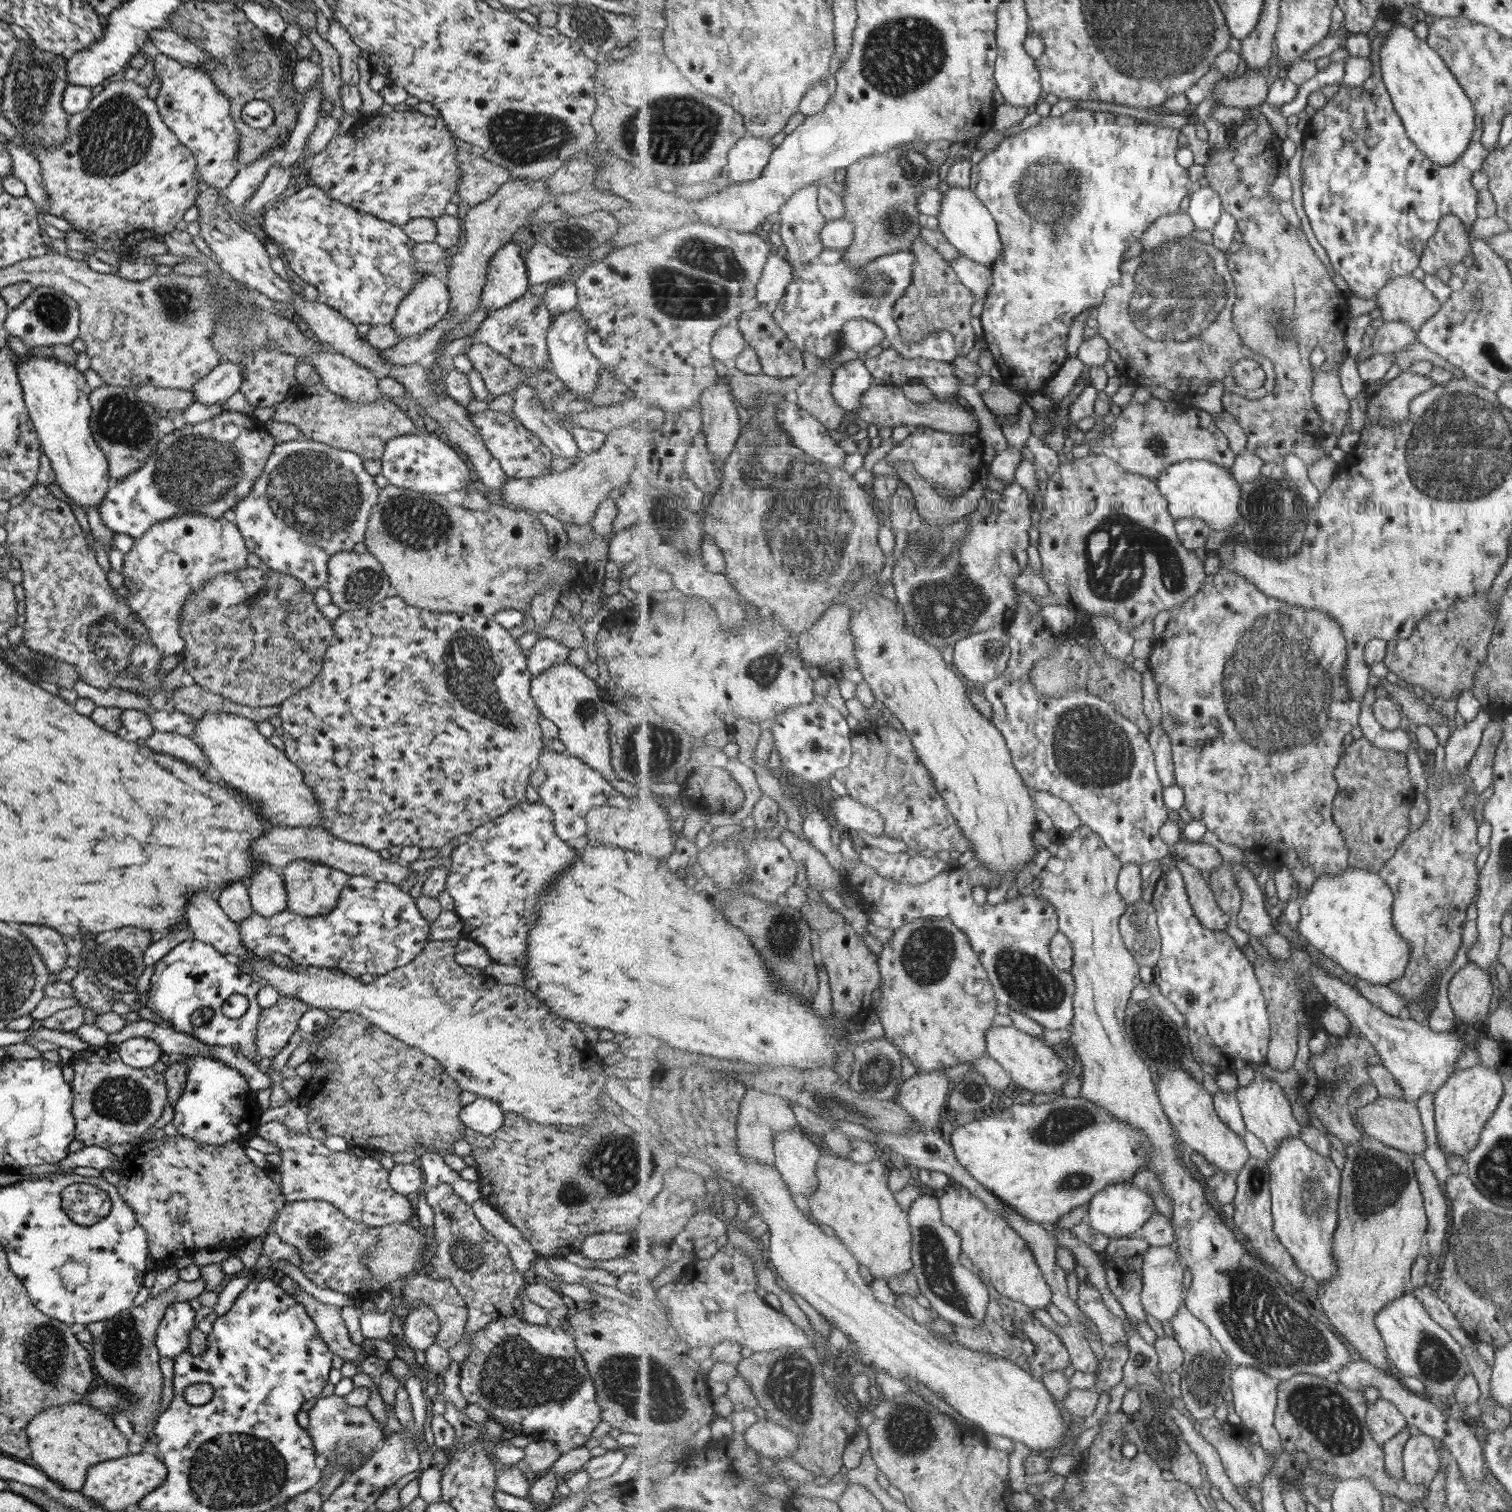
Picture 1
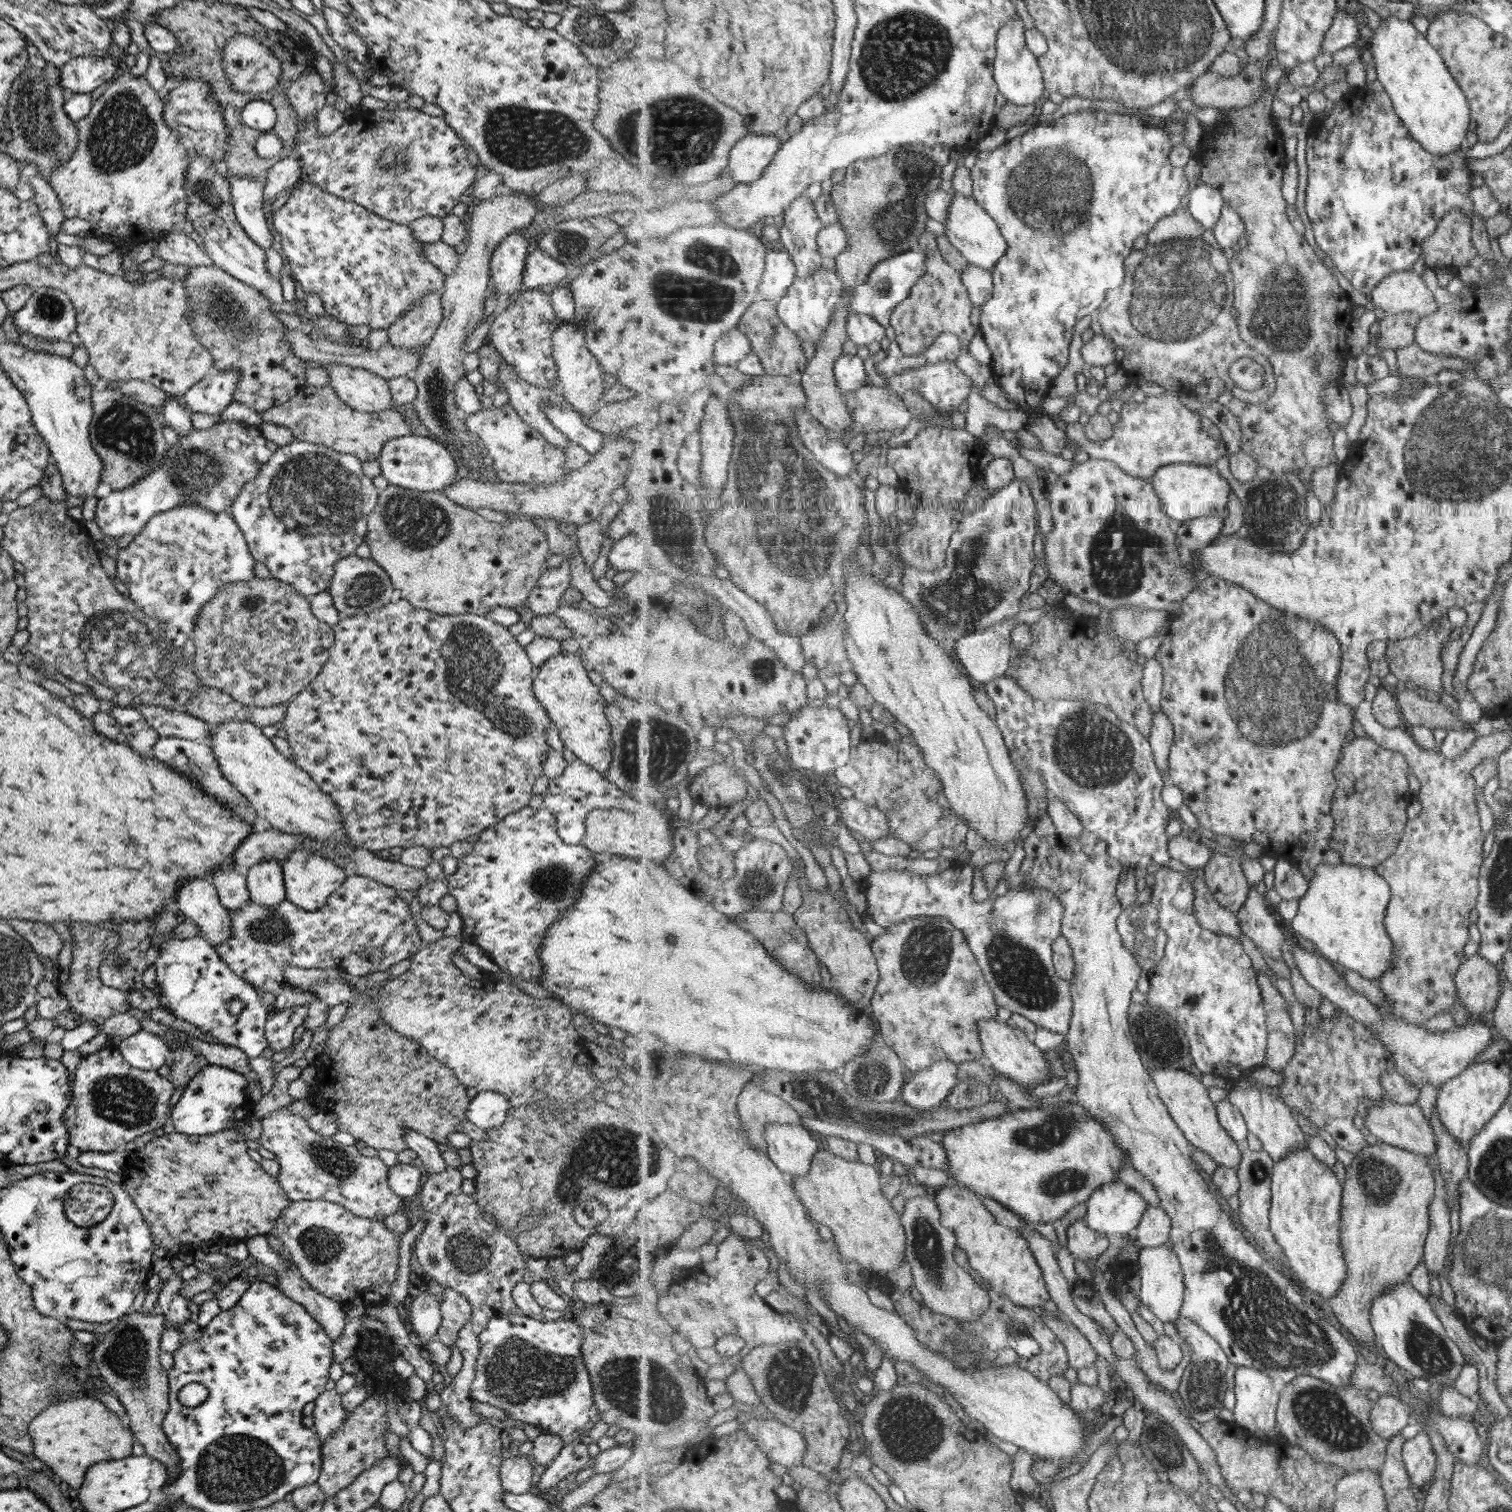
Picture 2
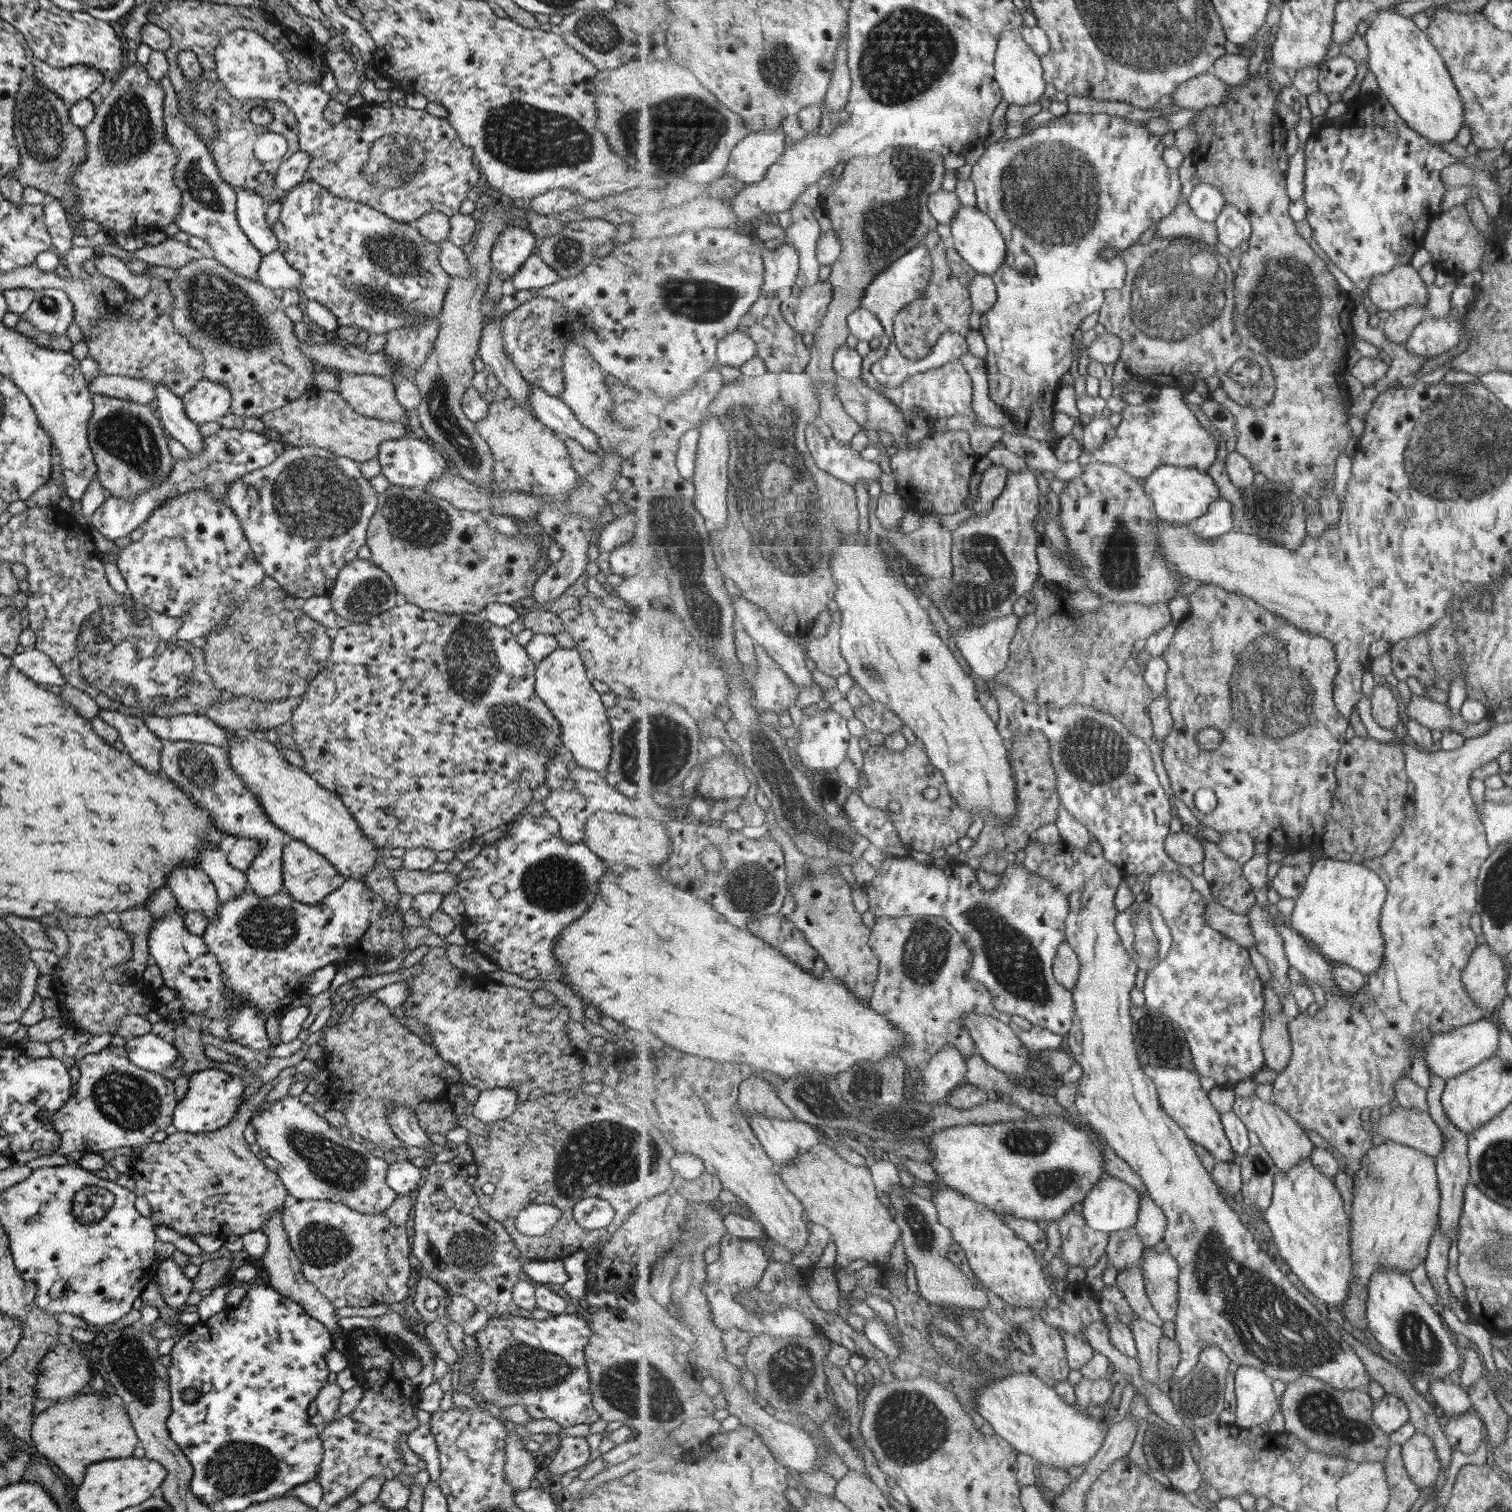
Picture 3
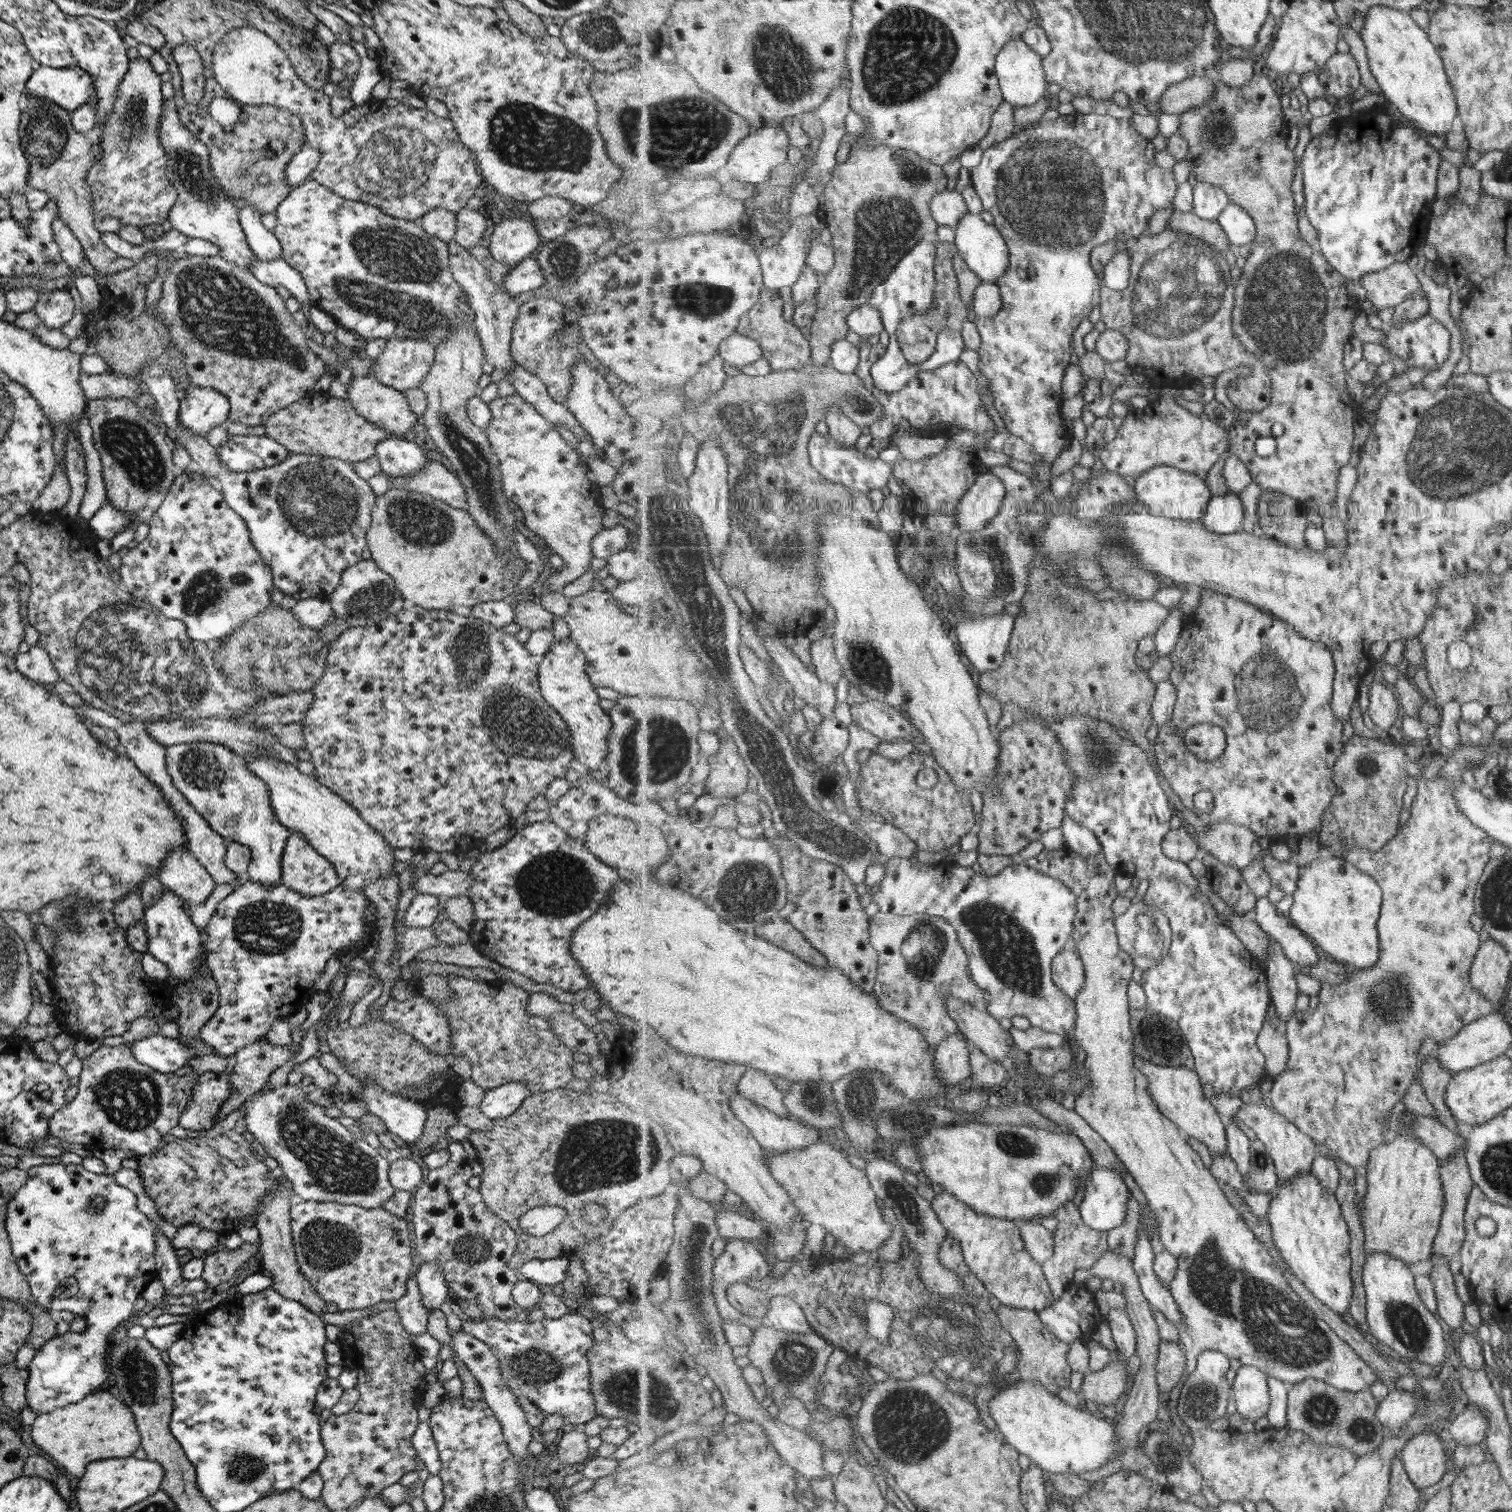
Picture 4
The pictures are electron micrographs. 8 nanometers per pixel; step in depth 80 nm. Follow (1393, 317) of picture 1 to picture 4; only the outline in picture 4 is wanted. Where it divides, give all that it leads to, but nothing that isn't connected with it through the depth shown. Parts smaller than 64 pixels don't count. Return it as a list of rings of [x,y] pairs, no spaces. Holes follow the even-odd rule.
[[[1408,261],[1398,262],[1378,273],[1362,276],[1361,285],[1367,292],[1367,299],[1379,310],[1397,308],[1423,290]]]

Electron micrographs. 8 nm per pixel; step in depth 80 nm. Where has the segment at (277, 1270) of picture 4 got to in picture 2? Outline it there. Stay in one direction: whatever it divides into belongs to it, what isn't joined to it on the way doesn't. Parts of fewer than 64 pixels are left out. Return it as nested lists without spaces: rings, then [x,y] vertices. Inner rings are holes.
[[[289,1254],[277,1255],[287,1259],[287,1269],[276,1271],[278,1284],[276,1287],[287,1295],[287,1298],[298,1302],[307,1311],[307,1314],[321,1325],[321,1330],[326,1333],[331,1342],[339,1340],[339,1336],[344,1330],[343,1307],[312,1289],[303,1280],[294,1264],[289,1267]]]

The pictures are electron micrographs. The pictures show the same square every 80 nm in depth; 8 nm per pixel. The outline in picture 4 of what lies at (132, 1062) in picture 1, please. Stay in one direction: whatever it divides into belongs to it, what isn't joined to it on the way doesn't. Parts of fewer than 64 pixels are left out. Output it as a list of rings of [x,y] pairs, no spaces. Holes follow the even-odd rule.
[[[160,1034],[132,1042],[131,1054],[139,1064],[159,1073],[175,1073],[193,1057],[179,1039]]]

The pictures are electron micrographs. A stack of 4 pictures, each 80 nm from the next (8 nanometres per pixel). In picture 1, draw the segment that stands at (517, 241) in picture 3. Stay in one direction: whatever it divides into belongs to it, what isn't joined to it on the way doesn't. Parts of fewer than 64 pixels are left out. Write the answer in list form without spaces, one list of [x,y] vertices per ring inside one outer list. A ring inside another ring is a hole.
[[[507,242],[488,260],[479,307],[488,308],[489,312],[503,308],[519,298],[528,285],[526,268],[519,256],[519,246]]]

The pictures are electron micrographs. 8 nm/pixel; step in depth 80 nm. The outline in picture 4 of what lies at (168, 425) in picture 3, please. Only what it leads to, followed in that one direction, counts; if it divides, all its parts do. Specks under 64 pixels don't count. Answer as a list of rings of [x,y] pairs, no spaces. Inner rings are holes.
[[[157,363],[149,364],[139,370],[137,379],[147,386],[147,392],[153,397],[159,414],[158,424],[167,432],[169,439],[187,451],[191,465],[195,464],[202,475],[213,480],[227,506],[243,519],[252,545],[269,566],[272,586],[291,603],[309,598],[327,600],[338,586],[343,571],[357,563],[361,559],[361,552],[367,548],[366,530],[371,522],[370,512],[374,509],[376,499],[366,481],[356,475],[351,463],[326,456],[288,454],[275,466],[249,472],[231,472],[220,464],[216,457],[217,450],[203,436],[194,436],[178,425],[179,401],[175,397],[177,388],[169,373],[163,372]]]

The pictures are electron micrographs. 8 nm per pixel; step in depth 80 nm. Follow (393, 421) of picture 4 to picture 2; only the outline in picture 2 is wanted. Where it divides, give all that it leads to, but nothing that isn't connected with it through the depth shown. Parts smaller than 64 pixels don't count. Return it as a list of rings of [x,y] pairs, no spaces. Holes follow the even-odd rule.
[[[323,364],[329,386],[352,409],[359,412],[381,412],[393,406],[387,381],[362,368],[344,364]]]

